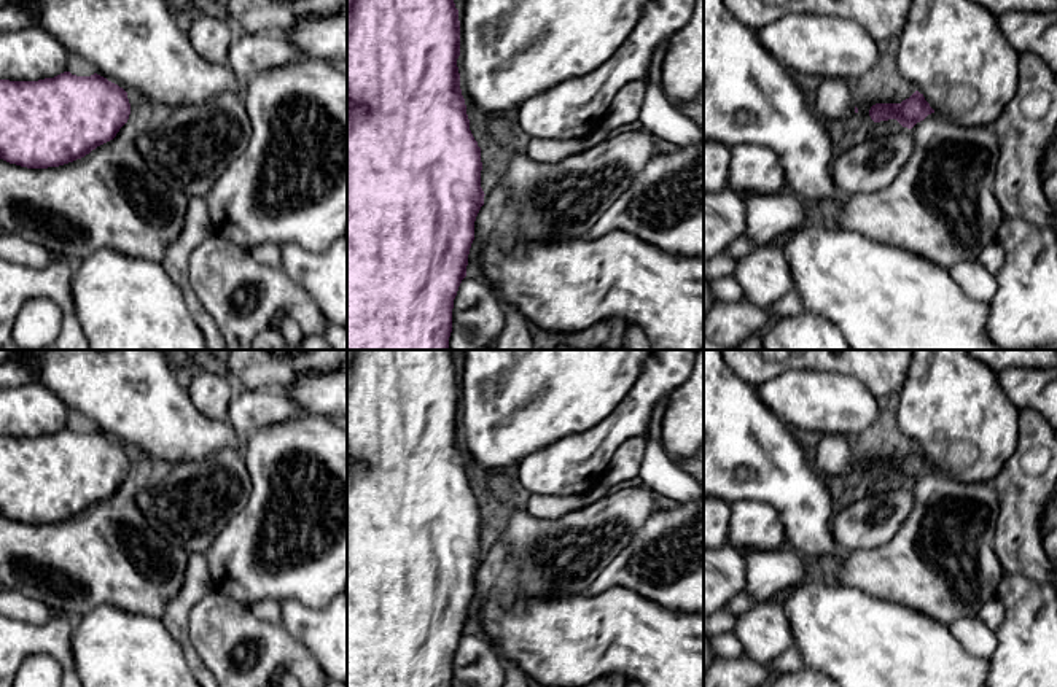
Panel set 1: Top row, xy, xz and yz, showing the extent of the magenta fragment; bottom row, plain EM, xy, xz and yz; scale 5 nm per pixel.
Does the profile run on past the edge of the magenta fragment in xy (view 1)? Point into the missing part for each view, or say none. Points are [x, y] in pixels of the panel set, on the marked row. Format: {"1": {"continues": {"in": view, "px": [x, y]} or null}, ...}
{"1": {"continues": null}}

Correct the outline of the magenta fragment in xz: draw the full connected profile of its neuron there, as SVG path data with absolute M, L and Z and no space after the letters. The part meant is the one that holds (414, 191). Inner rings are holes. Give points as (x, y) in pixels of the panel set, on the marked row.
M347 0L347 350L449 350L454 299L466 277L468 254L474 240L474 221L486 196L481 188L481 148L470 130L466 105L460 89L458 56L460 21L454 0Z

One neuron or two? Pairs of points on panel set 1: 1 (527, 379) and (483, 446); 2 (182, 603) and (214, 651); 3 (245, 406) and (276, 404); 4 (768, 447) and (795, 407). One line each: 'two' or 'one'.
1: one
2: two
3: one
4: two

